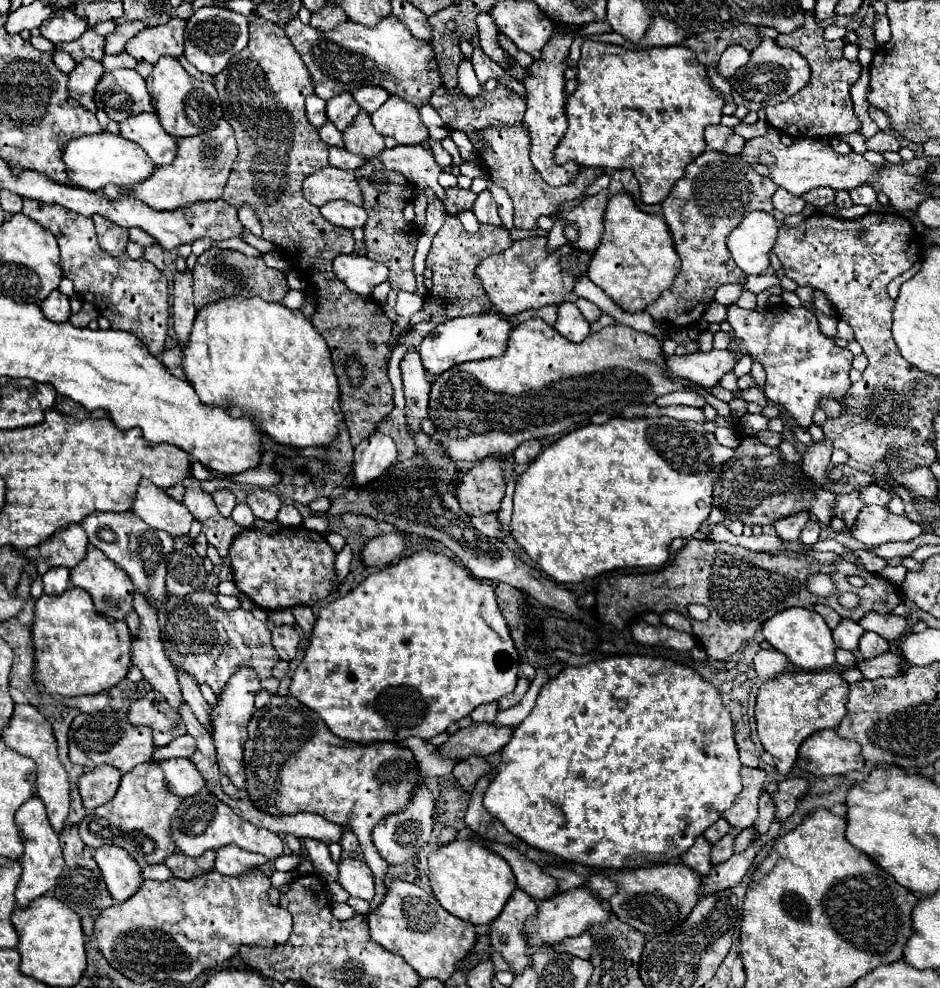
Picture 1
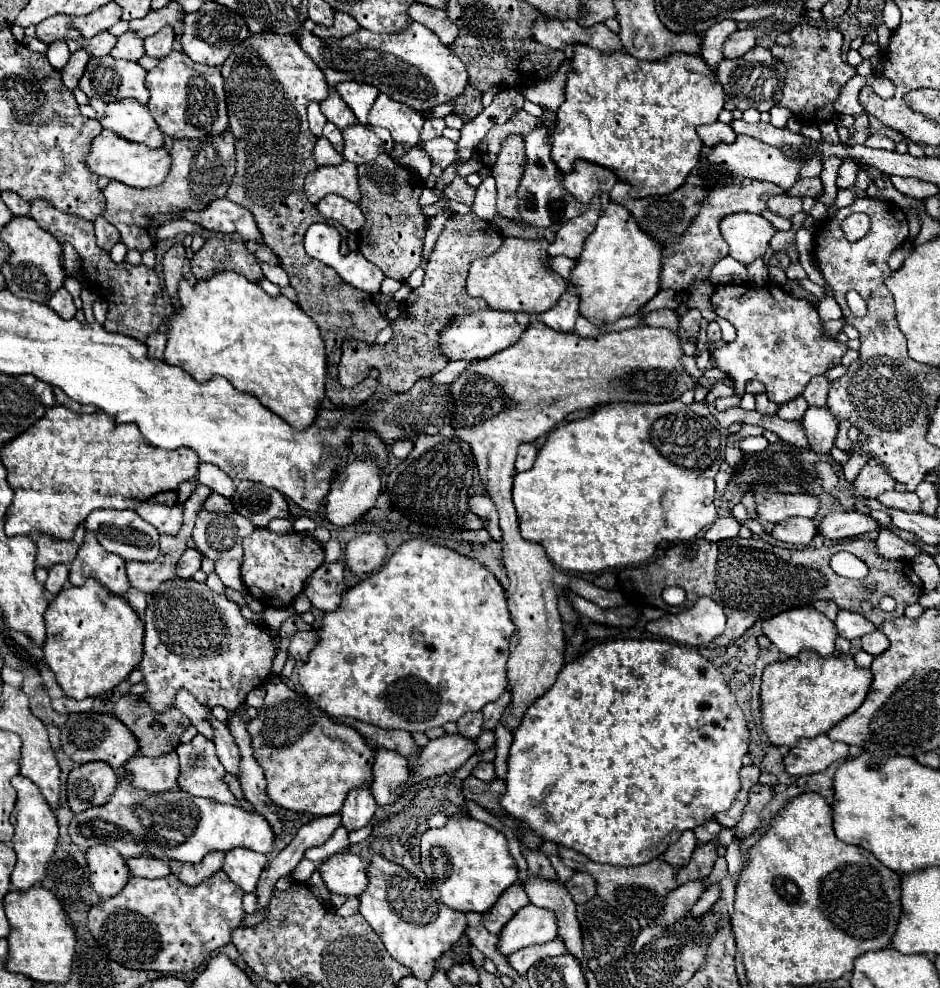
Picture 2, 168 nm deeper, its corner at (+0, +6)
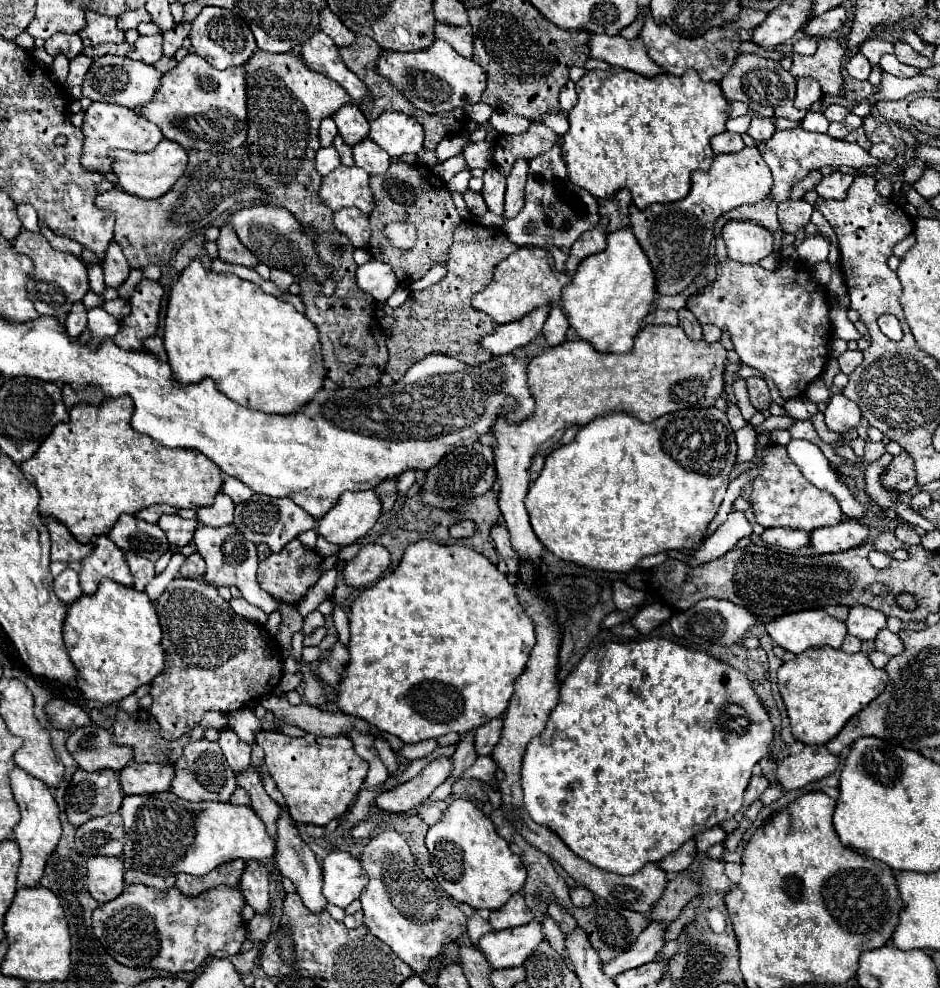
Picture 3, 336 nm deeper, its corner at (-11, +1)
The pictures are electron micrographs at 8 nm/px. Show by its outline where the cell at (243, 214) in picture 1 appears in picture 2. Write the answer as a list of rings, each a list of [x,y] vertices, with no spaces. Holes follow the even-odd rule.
[[[254,243],[254,245],[250,245],[248,249],[258,257],[260,263],[268,263],[268,265],[276,265],[276,263],[278,263],[278,261],[276,261],[276,255],[270,253],[270,249],[268,249],[266,245],[256,245],[256,243]]]

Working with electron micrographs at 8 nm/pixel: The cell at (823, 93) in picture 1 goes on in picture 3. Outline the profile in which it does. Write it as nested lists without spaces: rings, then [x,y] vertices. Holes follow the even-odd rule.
[[[821,38],[817,42],[817,52],[813,56],[793,56],[791,76],[795,80],[811,78],[819,82],[823,96],[843,96],[845,84],[841,76],[841,60],[845,54],[845,48],[835,38]]]

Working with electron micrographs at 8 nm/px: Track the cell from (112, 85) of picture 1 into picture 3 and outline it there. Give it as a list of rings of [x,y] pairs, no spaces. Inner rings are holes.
[[[103,56],[93,60],[91,70],[87,72],[87,78],[83,80],[83,96],[99,102],[113,102],[123,104],[127,108],[139,108],[153,100],[157,88],[159,88],[161,72],[155,70],[149,64],[143,64],[139,60],[131,60],[127,56]]]

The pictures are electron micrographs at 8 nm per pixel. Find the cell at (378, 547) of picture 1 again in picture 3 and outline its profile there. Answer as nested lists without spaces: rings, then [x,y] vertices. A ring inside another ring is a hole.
[[[367,544],[359,550],[359,554],[347,562],[343,576],[349,586],[361,588],[371,586],[383,578],[387,568],[391,566],[391,554],[381,544]]]

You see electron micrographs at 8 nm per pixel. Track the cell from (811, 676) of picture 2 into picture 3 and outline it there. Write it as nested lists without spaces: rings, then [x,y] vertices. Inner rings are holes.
[[[811,648],[785,662],[777,670],[777,686],[785,702],[787,716],[791,722],[791,734],[795,736],[795,740],[803,744],[827,744],[843,730],[843,726],[853,718],[853,714],[859,714],[873,698],[877,698],[885,690],[887,672],[875,668],[863,652],[847,654],[835,648]]]

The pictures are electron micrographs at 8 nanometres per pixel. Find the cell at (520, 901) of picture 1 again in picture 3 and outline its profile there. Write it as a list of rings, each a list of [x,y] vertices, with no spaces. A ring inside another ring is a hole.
[[[513,894],[513,898],[499,910],[493,910],[489,916],[489,922],[493,930],[505,930],[505,928],[515,928],[523,926],[533,920],[533,912],[527,908],[523,894]]]

